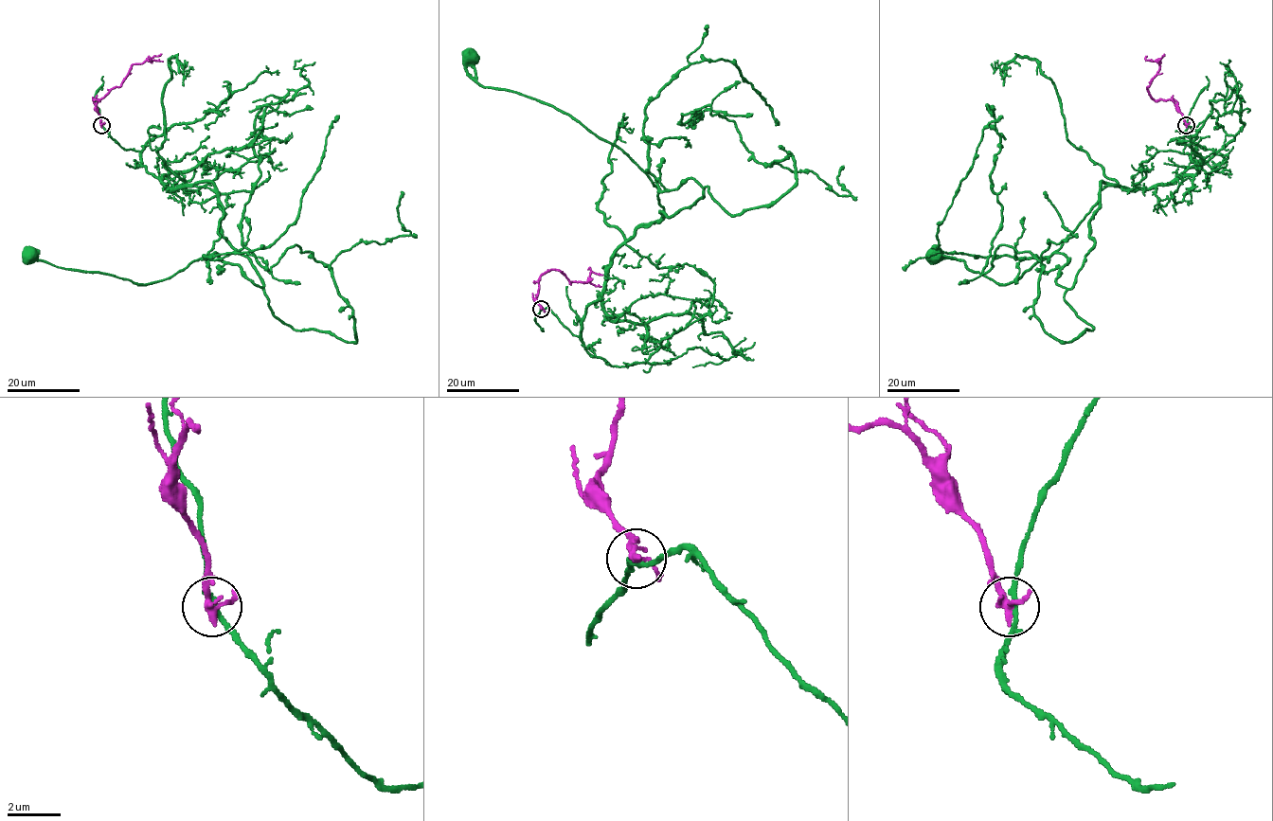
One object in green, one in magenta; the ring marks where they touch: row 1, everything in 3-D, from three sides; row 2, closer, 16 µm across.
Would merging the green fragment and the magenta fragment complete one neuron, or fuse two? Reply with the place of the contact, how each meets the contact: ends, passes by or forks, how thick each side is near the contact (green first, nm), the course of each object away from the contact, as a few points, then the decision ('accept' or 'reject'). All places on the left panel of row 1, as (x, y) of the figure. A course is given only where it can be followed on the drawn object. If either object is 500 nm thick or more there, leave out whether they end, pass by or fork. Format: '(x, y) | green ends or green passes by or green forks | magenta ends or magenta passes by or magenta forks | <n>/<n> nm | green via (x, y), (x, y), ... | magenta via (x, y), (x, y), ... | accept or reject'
(101, 125) | green passes by | magenta passes by | 180/240 nm | green via (101, 124), (169, 188), (210, 187), (224, 209), (220, 237), (203, 257), (146, 284), (28, 255) | magenta via (101, 124), (98, 99), (118, 87), (133, 64), (152, 60), (162, 62) | reject

